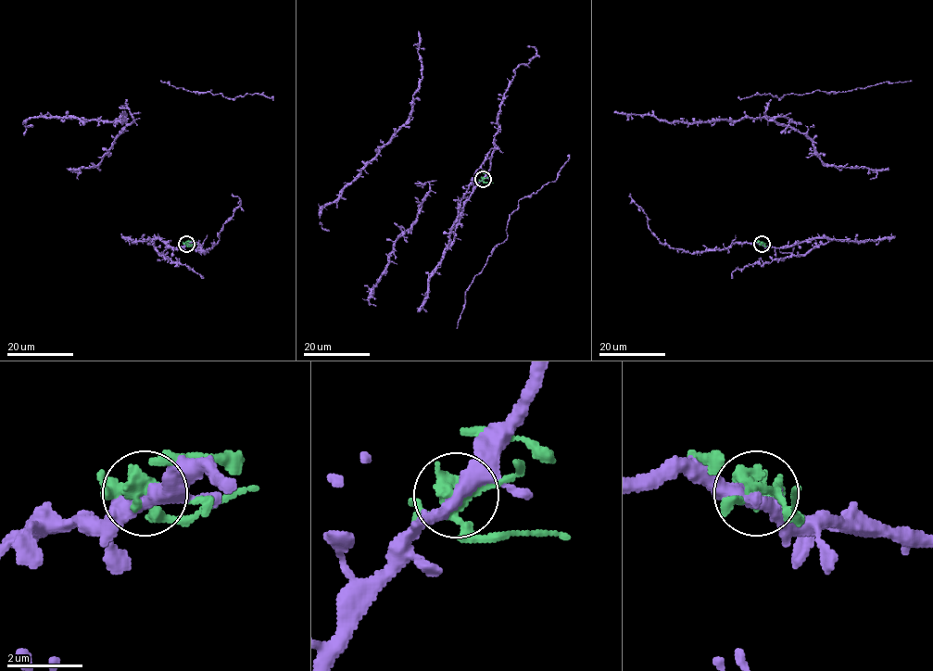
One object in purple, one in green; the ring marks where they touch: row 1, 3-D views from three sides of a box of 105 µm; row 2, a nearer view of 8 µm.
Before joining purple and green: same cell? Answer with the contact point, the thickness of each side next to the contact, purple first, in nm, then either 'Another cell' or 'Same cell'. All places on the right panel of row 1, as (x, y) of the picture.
Place: (762, 244). Thickness 400 nm (purple) against 280 nm. Same cell

